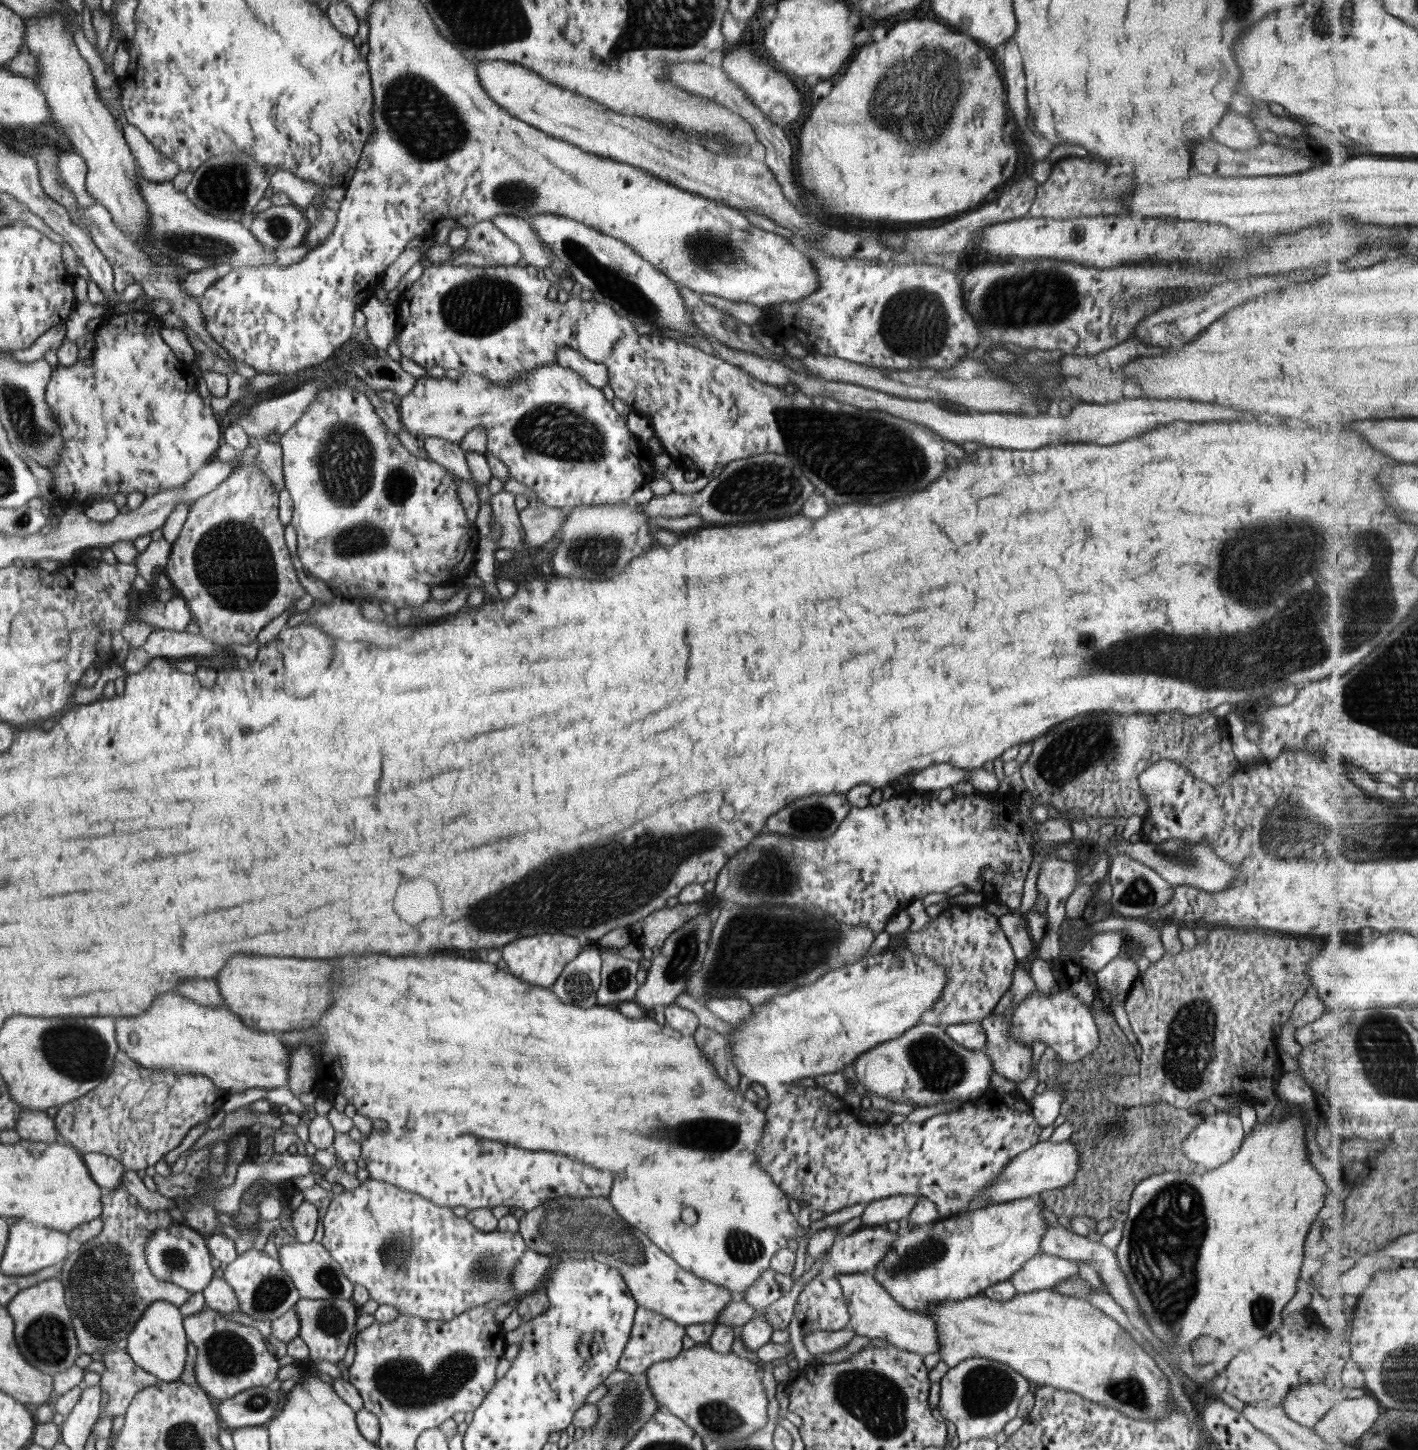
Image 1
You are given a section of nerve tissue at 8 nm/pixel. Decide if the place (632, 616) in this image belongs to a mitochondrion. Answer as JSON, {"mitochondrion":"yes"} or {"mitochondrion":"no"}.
{"mitochondrion":"no"}

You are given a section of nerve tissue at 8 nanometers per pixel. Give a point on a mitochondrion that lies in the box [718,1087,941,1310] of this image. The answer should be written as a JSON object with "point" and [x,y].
{"point":[743,1247]}

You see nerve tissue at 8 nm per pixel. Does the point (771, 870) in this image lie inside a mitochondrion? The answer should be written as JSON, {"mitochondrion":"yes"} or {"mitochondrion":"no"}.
{"mitochondrion":"yes"}

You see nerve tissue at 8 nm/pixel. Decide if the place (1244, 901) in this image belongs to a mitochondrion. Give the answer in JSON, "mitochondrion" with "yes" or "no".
{"mitochondrion":"no"}

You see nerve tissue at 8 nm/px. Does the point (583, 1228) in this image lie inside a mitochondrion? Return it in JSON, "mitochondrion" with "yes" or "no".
{"mitochondrion":"yes"}

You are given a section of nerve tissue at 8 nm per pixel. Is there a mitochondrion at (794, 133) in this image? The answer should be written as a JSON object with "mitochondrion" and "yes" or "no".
{"mitochondrion":"no"}

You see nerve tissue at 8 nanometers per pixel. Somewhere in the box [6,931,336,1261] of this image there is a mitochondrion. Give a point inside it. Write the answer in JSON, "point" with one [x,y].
{"point":[82,1054]}

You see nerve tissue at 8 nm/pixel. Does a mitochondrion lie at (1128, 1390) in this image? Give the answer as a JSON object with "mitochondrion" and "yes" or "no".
{"mitochondrion":"yes"}

